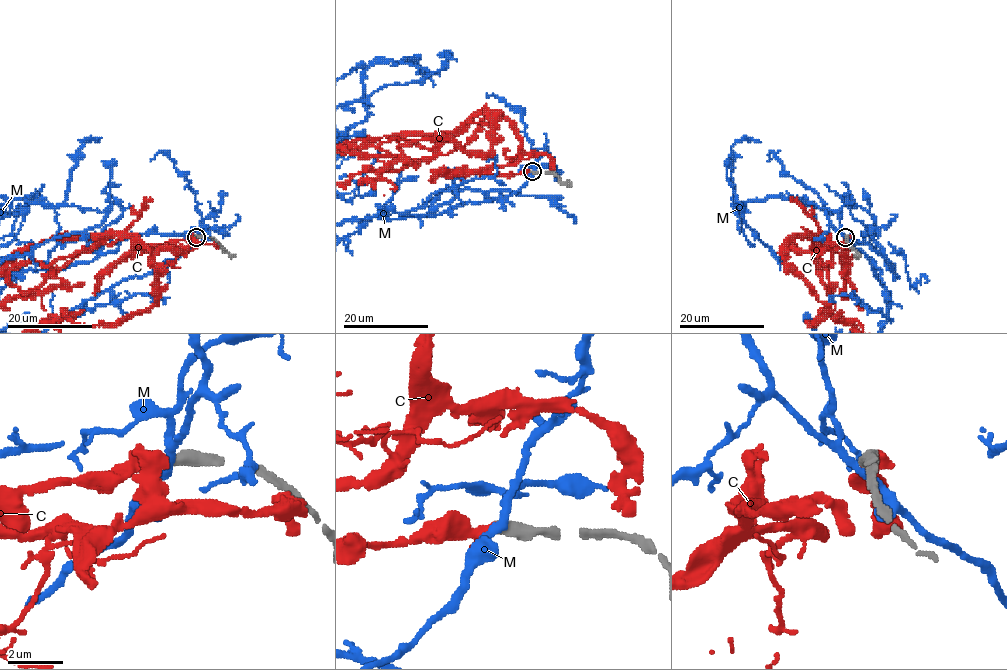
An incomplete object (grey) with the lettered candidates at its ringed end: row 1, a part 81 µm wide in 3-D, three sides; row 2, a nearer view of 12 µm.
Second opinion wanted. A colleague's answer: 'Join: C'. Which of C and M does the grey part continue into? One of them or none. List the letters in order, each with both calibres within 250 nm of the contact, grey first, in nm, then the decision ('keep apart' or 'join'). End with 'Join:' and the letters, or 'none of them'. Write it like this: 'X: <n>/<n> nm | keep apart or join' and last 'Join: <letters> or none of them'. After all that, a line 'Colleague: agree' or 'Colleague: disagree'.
C: 440/320 nm | join
M: 480/280 nm | keep apart
Join: C
Colleague: agree

